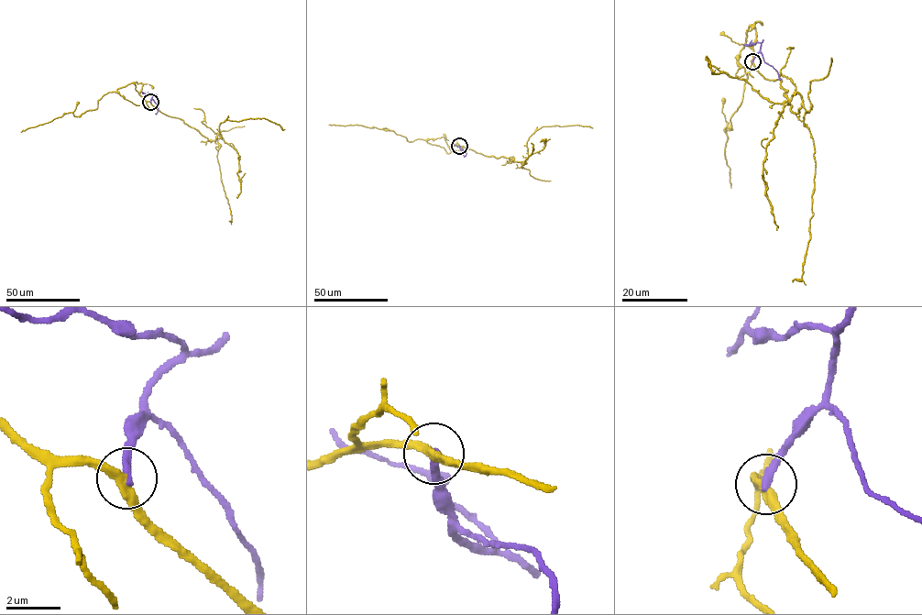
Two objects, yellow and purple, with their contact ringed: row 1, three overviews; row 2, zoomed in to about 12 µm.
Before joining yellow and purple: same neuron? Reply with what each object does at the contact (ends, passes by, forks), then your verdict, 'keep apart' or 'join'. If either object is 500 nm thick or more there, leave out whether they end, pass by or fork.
yellow passes by; purple ends; keep apart

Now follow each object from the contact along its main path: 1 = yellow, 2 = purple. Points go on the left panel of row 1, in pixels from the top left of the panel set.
1: (150, 102), (208, 140), (218, 134), (221, 137), (219, 124), (227, 120), (264, 118), (285, 129)
2: (150, 102), (153, 95), (142, 93)

